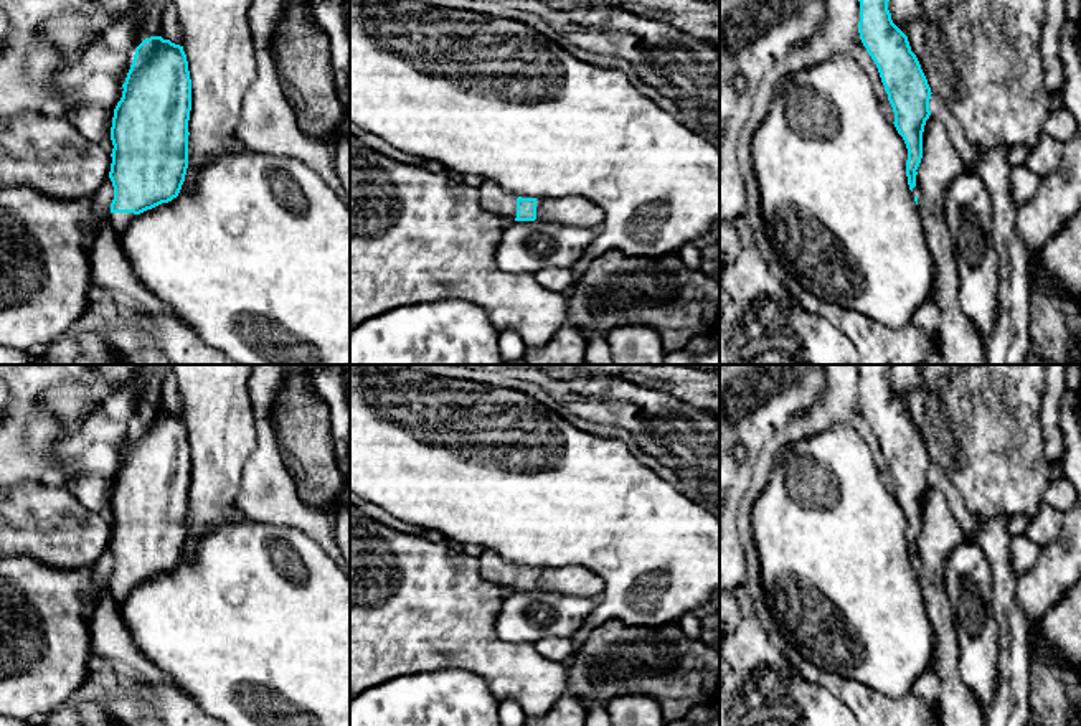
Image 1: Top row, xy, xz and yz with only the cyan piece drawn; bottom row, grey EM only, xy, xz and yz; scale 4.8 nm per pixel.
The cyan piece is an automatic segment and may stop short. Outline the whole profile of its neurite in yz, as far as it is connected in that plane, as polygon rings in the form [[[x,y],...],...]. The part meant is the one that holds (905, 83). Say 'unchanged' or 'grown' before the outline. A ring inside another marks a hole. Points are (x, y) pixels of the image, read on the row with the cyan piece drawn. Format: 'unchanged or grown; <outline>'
grown; [[[858,0],[858,33],[863,46],[875,61],[888,101],[895,112],[895,127],[908,148],[906,177],[918,205],[926,243],[934,262],[934,290],[937,322],[937,350],[941,365],[987,365],[984,340],[961,309],[959,276],[954,243],[947,233],[944,196],[947,186],[964,170],[964,162],[952,145],[946,127],[929,111],[931,87],[908,41],[908,28],[923,16],[921,0]]]

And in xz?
grown; [[[482,180],[479,186],[480,206],[505,221],[545,219],[569,226],[599,228],[604,211],[583,196],[561,198],[515,198],[493,180]]]

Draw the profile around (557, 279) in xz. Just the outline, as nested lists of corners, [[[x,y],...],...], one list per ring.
[[[550,267],[535,274],[540,285],[551,292],[568,294],[573,285],[569,267]]]

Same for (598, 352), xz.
[[[594,332],[586,340],[586,365],[614,365],[606,338]]]

